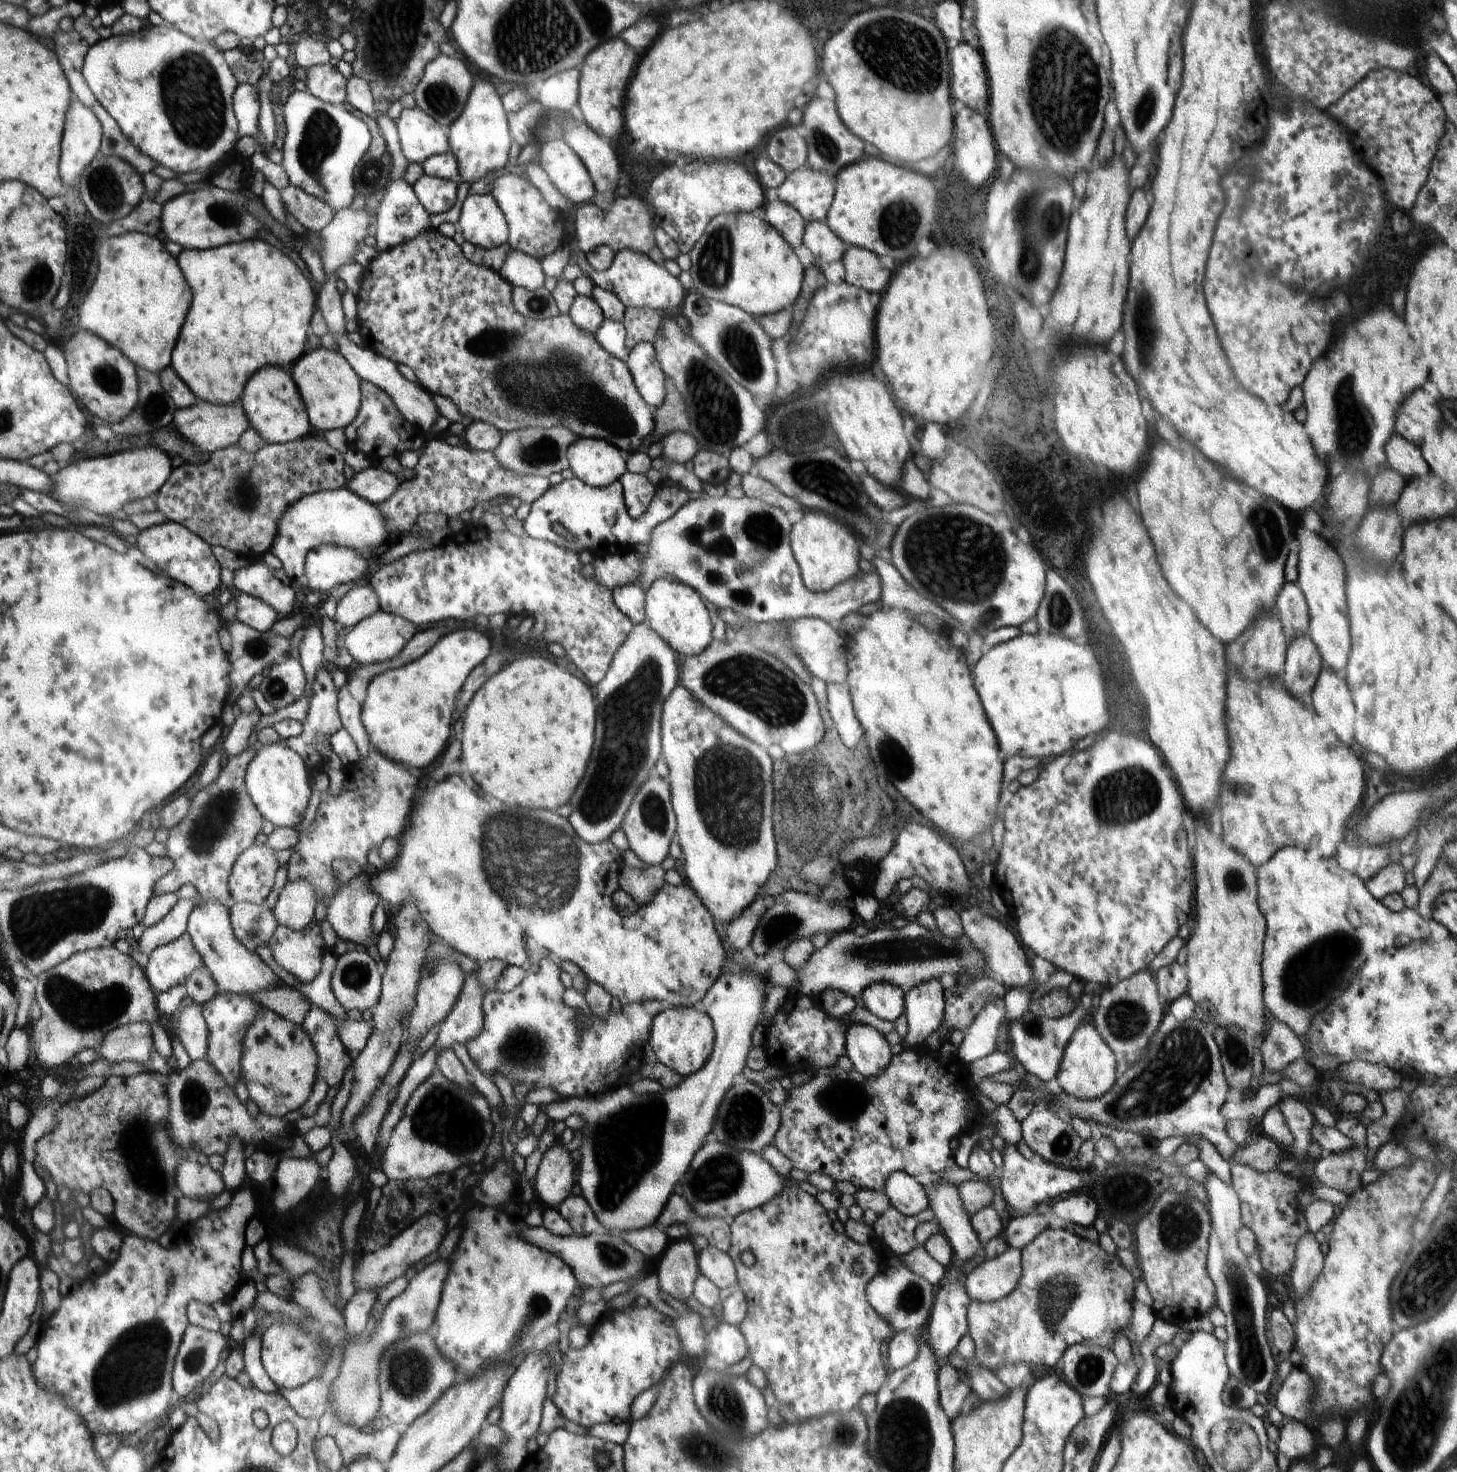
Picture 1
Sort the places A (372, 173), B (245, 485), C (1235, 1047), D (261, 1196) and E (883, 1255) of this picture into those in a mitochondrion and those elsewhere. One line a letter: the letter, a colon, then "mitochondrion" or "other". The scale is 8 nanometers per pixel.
A: mitochondrion
B: mitochondrion
C: mitochondrion
D: other
E: other

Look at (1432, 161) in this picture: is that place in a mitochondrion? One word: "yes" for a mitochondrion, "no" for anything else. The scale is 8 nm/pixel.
no

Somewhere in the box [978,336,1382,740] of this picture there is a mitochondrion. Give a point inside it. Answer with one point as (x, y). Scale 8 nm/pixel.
(1354, 431)

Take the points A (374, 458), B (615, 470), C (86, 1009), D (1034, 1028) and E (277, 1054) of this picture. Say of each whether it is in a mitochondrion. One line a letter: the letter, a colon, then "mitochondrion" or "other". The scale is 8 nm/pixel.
A: other
B: other
C: mitochondrion
D: mitochondrion
E: other

